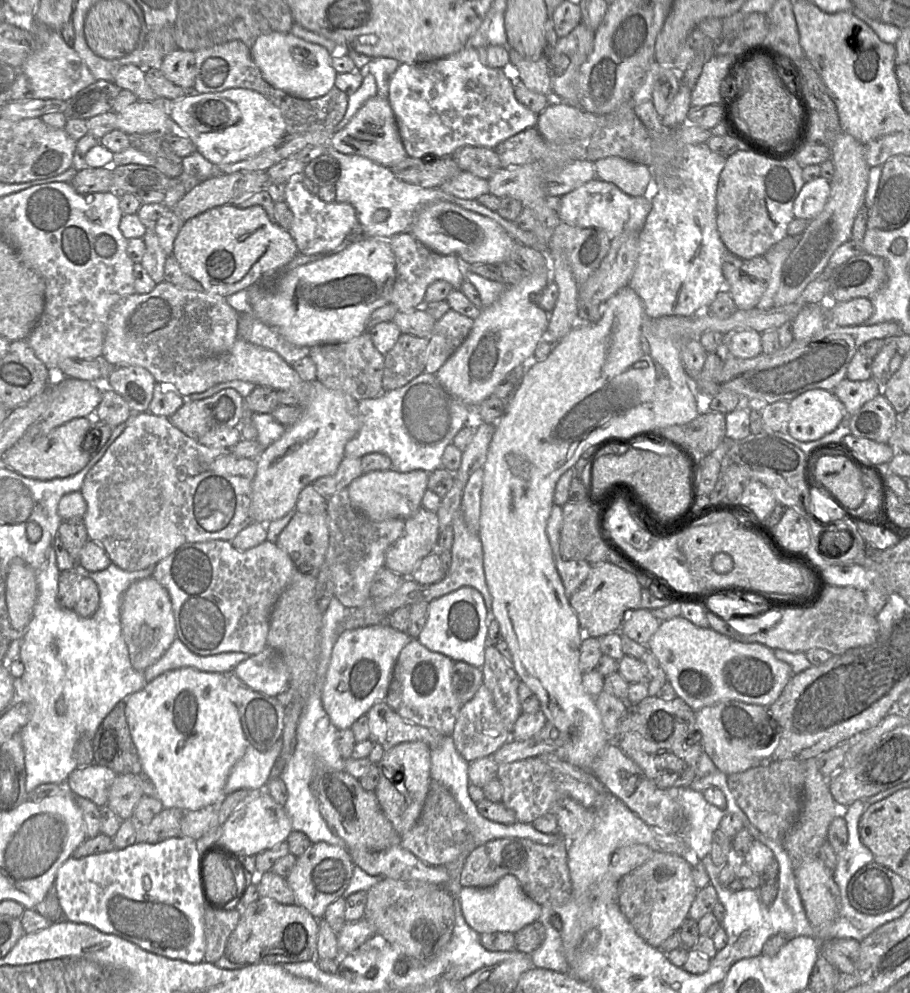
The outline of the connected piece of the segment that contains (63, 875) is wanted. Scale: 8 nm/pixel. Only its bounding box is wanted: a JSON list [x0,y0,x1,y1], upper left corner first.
[54,837,206,963]

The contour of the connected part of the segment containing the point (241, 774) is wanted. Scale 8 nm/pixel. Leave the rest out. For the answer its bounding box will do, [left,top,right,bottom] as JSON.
[225,740,282,796]

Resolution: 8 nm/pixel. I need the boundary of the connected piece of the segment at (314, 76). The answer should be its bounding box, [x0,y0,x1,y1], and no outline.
[250,32,338,99]

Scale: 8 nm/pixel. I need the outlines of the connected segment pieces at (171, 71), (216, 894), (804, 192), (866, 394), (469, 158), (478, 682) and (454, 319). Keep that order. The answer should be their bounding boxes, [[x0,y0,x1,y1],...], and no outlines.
[[158,48,196,89],[204,853,236,902],[794,177,830,221],[833,377,882,416],[453,146,503,179],[452,661,483,705],[425,309,474,374]]

